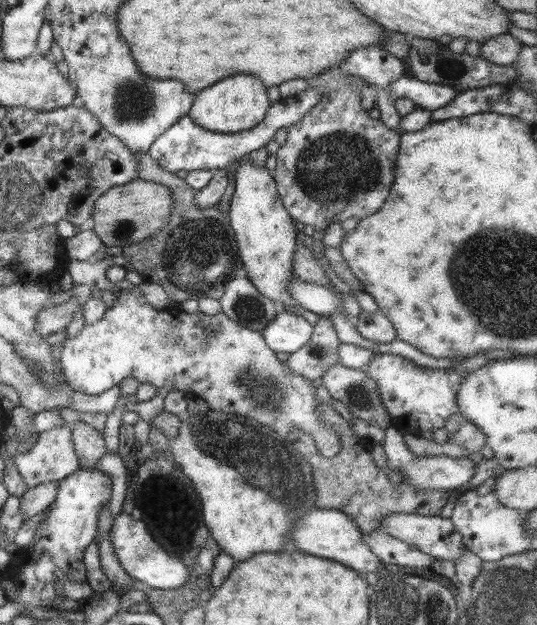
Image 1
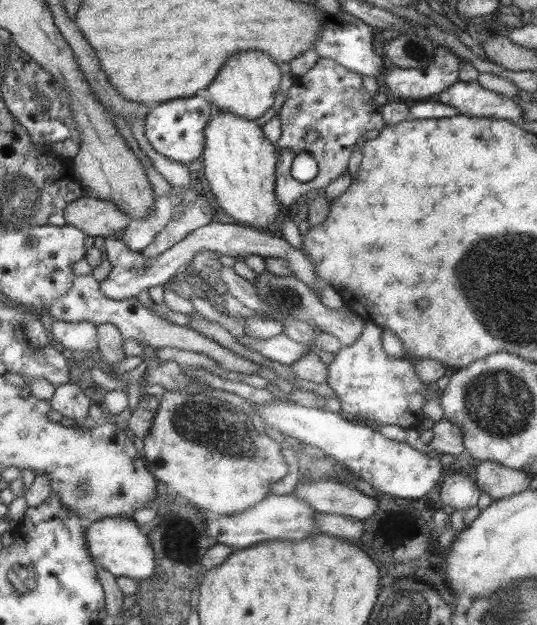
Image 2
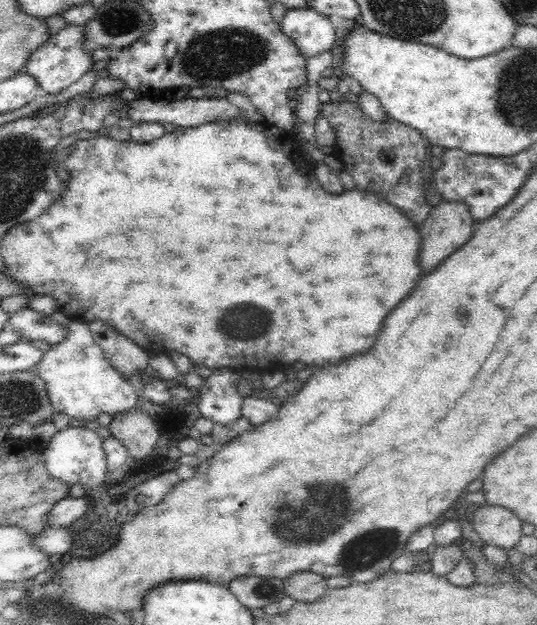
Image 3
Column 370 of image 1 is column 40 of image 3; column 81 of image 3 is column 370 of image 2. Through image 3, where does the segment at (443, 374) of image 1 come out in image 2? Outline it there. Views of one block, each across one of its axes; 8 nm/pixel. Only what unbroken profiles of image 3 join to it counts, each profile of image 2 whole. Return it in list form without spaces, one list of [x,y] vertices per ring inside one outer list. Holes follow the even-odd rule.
[[[367,321],[364,323],[361,335],[349,347],[342,346],[335,354],[333,360],[327,366],[327,386],[336,394],[341,403],[340,413],[347,416],[353,415],[360,421],[370,420],[375,426],[391,424],[401,428],[413,429],[424,420],[423,407],[431,398],[440,398],[441,391],[435,383],[423,383],[419,380],[411,362],[403,358],[395,358],[387,355],[381,345],[383,329]]]

